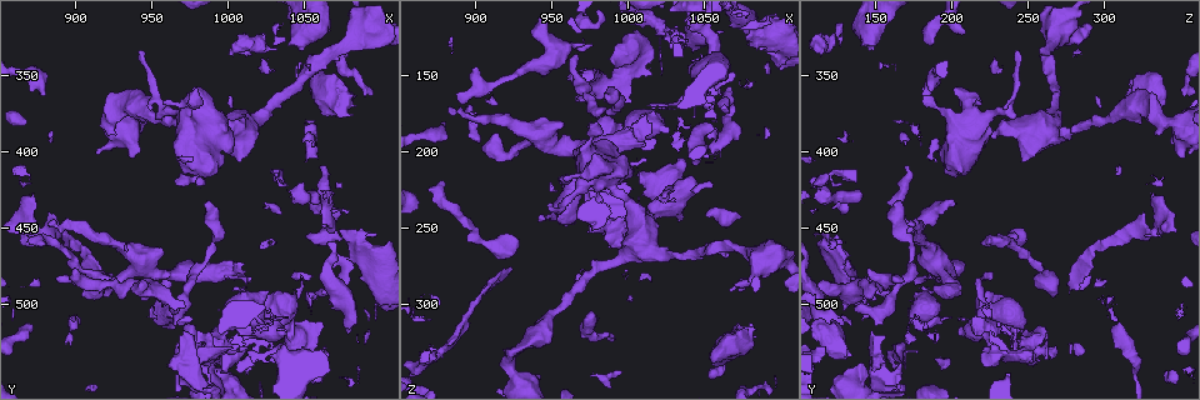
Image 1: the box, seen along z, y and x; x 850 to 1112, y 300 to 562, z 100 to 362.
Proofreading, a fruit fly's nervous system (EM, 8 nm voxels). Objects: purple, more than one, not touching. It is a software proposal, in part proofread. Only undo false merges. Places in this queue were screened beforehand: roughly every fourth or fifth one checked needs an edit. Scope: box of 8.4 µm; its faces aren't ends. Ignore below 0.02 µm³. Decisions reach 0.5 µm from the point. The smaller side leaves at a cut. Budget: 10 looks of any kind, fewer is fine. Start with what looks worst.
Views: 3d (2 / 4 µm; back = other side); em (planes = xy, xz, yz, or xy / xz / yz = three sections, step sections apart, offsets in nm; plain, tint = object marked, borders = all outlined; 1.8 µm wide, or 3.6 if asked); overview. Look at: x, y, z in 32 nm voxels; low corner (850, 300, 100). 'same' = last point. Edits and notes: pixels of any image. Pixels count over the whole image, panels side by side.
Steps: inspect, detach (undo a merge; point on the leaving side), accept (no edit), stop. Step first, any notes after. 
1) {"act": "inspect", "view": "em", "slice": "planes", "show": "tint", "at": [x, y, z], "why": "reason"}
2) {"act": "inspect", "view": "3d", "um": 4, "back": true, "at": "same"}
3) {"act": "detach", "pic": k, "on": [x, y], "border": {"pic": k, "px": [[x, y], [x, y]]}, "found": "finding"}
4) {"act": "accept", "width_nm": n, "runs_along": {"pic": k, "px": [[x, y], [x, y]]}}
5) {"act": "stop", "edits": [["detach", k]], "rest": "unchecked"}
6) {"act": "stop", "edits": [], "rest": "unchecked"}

{"act": "inspect", "view": "3d", "um": 4, "at": [1066, 448, 168], "why": "abrupt turn"}

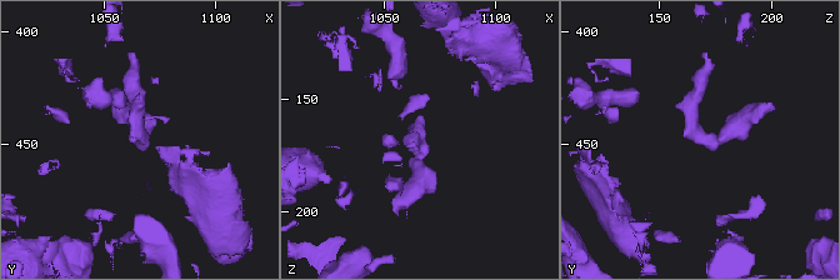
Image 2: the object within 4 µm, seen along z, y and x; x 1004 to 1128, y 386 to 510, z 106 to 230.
{"act": "inspect", "view": "em", "slice": "planes", "show": "tint", "at": [1066, 447, 169], "arm_widths_nm": [220, 320]}

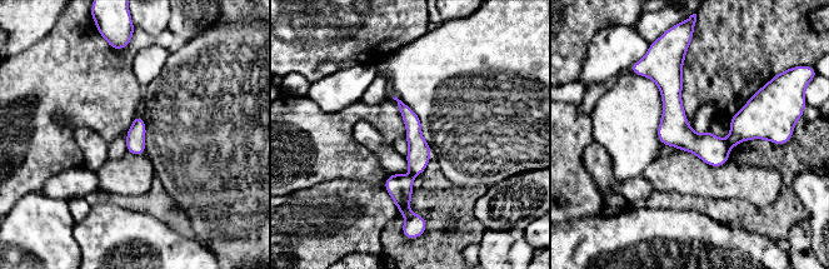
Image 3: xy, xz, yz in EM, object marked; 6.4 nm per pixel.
{"act": "accept", "runs_along": {"pic": 3, "px": [[652, 75], [697, 144], [765, 133]]}, "found": "continuous, no second neuron"}

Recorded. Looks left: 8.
{"act": "inspect", "view": "em", "slice": "planes", "show": "tint", "at": [988, 534, 246], "why": "arms part here"}

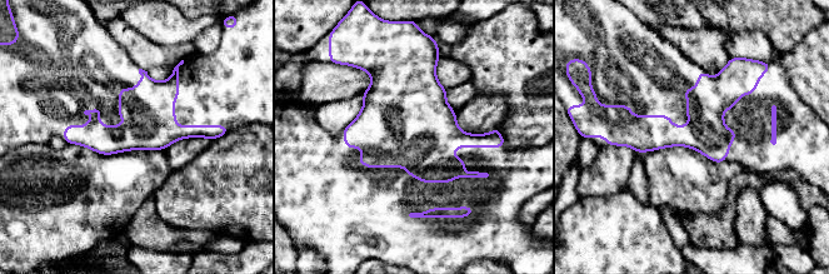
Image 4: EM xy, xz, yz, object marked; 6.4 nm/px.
{"act": "accept", "width_nm": 260, "runs_along": {"pic": 4, "px": [[209, 129], [66, 138]]}, "found": "one neuron here"}

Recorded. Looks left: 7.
{"act": "inspect", "view": "3d", "um": 4, "at": [1010, 486, 182], "why": "abrupt turn"}

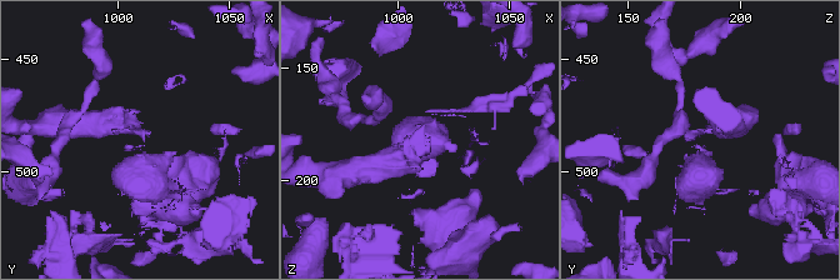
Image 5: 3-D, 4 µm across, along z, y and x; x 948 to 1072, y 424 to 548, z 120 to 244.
{"act": "inspect", "view": "em", "um": 3.6, "slice": "planes", "show": "borders", "at": [1009, 484, 180], "why": "now the EM"}

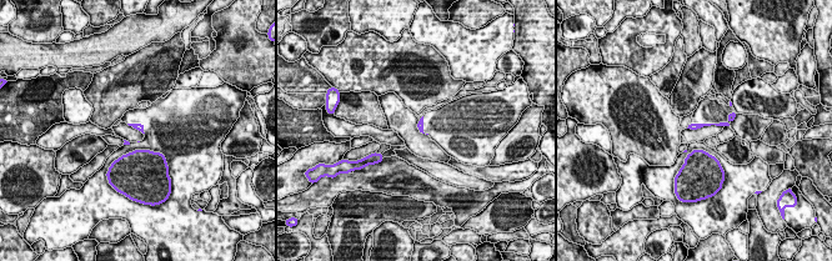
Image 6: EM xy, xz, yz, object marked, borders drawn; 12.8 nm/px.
{"act": "accept", "runs_along": {"pic": 6, "px": [[731, 118], [726, 124], [690, 126]]}, "found": "one neuron here"}

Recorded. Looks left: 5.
{"act": "inspect", "view": "3d", "um": 4, "at": [866, 434, 334], "why": "arms part here"}

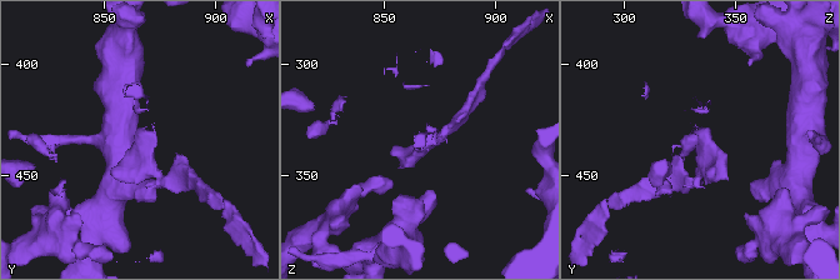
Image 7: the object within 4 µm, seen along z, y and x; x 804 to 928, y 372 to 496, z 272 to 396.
{"act": "inspect", "view": "em", "slice": "xy", "step": 8, "show": "tint", "at": [867, 435, 336], "why": "now the EM"}

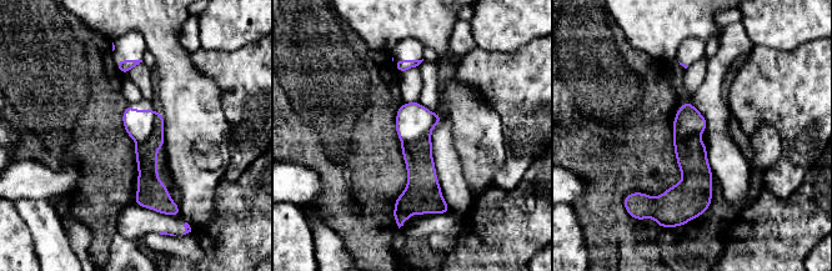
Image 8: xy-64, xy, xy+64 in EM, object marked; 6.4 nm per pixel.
{"act": "detach", "pic": 8, "on": [146, 152], "border": {"pic": 8, "px": [[156, 114], [153, 130], [139, 144]]}, "found": "a second neuron is stuck on"}

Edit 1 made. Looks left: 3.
{"act": "stop", "edits": [["detach", 8]], "rest": "unchecked"}

